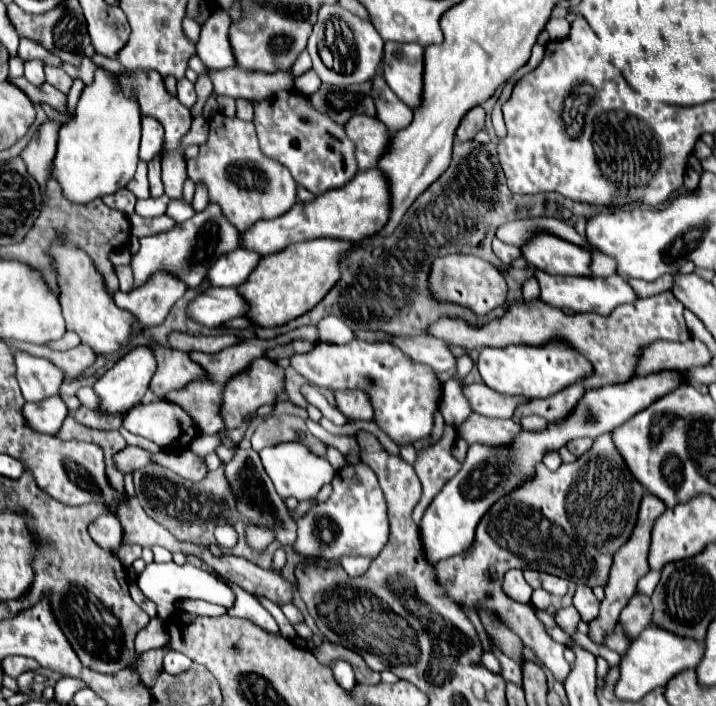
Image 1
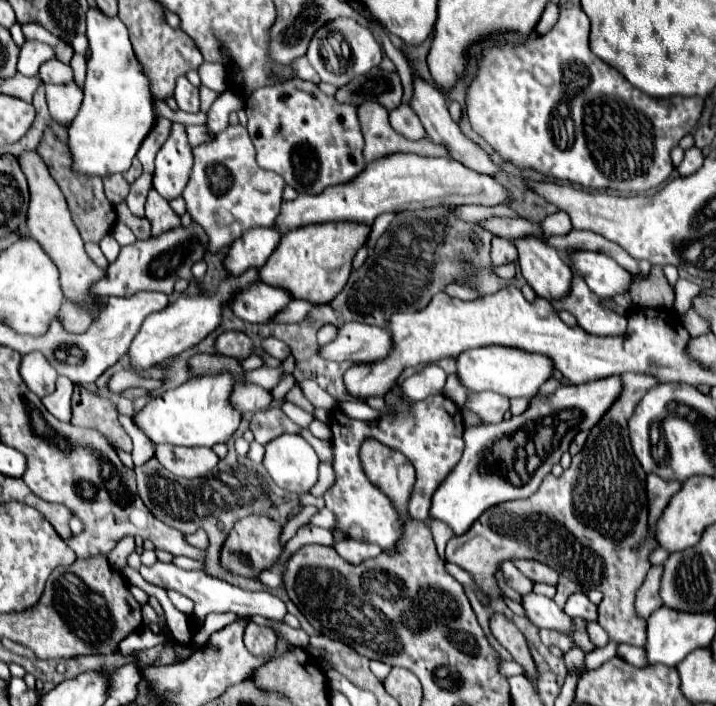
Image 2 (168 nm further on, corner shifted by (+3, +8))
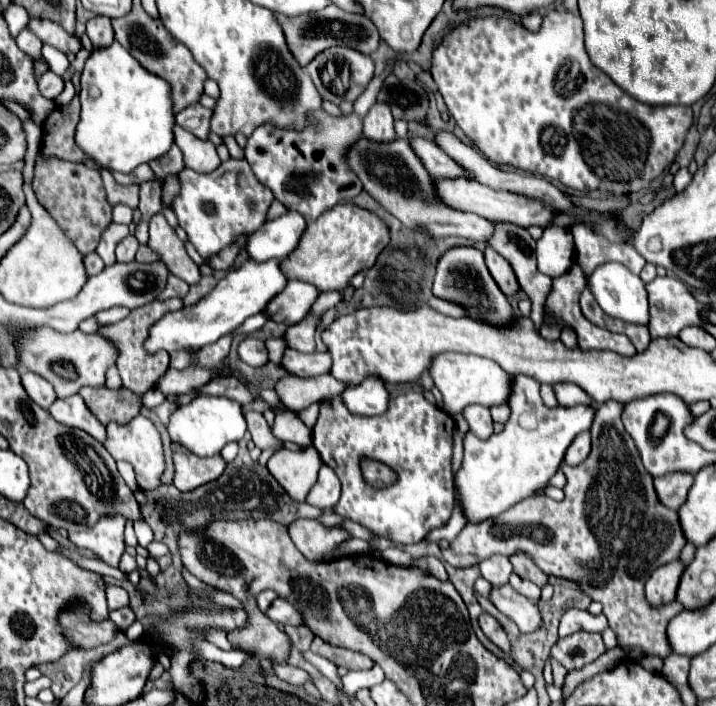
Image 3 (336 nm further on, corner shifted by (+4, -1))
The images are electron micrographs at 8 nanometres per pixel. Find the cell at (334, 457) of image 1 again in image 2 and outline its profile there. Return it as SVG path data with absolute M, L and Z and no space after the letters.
M314 419L309 426L309 430L319 439L328 440L331 438L331 430L328 423Z

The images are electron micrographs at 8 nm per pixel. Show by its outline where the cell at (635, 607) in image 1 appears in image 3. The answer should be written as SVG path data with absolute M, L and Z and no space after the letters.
M676 559L676 561L670 561L668 565L658 567L650 575L650 579L646 581L646 597L650 605L658 607L658 605L666 605L676 599L680 573L684 573L684 569L686 565L680 559Z

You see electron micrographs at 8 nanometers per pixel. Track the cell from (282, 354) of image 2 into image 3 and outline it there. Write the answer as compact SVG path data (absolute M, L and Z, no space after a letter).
M246 337L240 347L238 347L240 359L252 367L262 367L268 363L268 351L264 347L264 341L254 339L254 337Z

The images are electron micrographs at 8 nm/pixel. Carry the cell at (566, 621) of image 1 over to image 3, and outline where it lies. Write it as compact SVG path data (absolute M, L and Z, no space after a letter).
M510 583L492 587L490 601L502 615L506 615L508 619L512 619L518 625L520 633L530 633L530 631L538 629L538 625L540 625L538 607L532 601L528 601L524 595L516 593Z

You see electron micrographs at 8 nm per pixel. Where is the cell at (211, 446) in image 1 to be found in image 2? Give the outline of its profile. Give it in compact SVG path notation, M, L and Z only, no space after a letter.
M305 380L300 382L299 386L314 407L320 407L330 411L335 406L336 401L315 381Z

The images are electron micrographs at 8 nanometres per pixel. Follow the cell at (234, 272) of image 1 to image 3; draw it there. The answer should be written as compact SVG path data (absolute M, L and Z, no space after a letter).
M286 211L278 219L268 221L264 227L252 233L246 251L256 261L268 261L272 257L284 259L296 249L304 229L306 219L296 211Z

